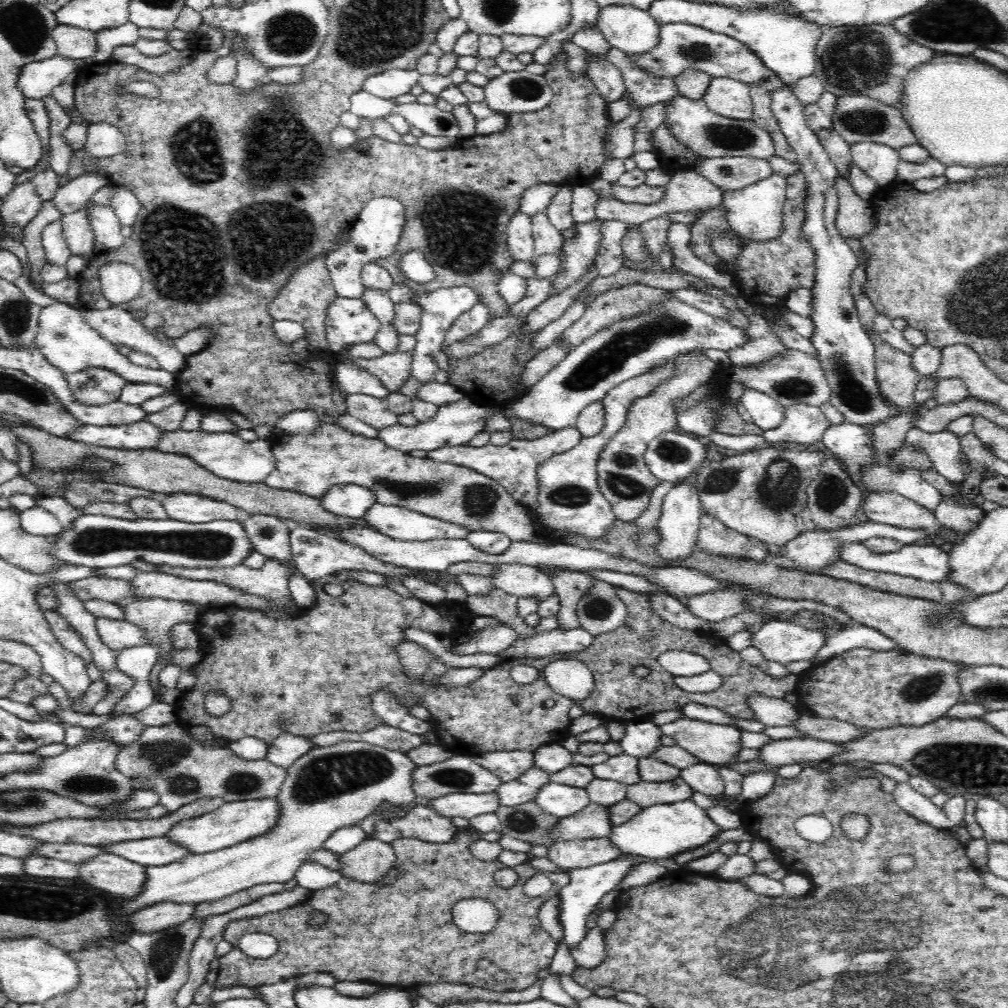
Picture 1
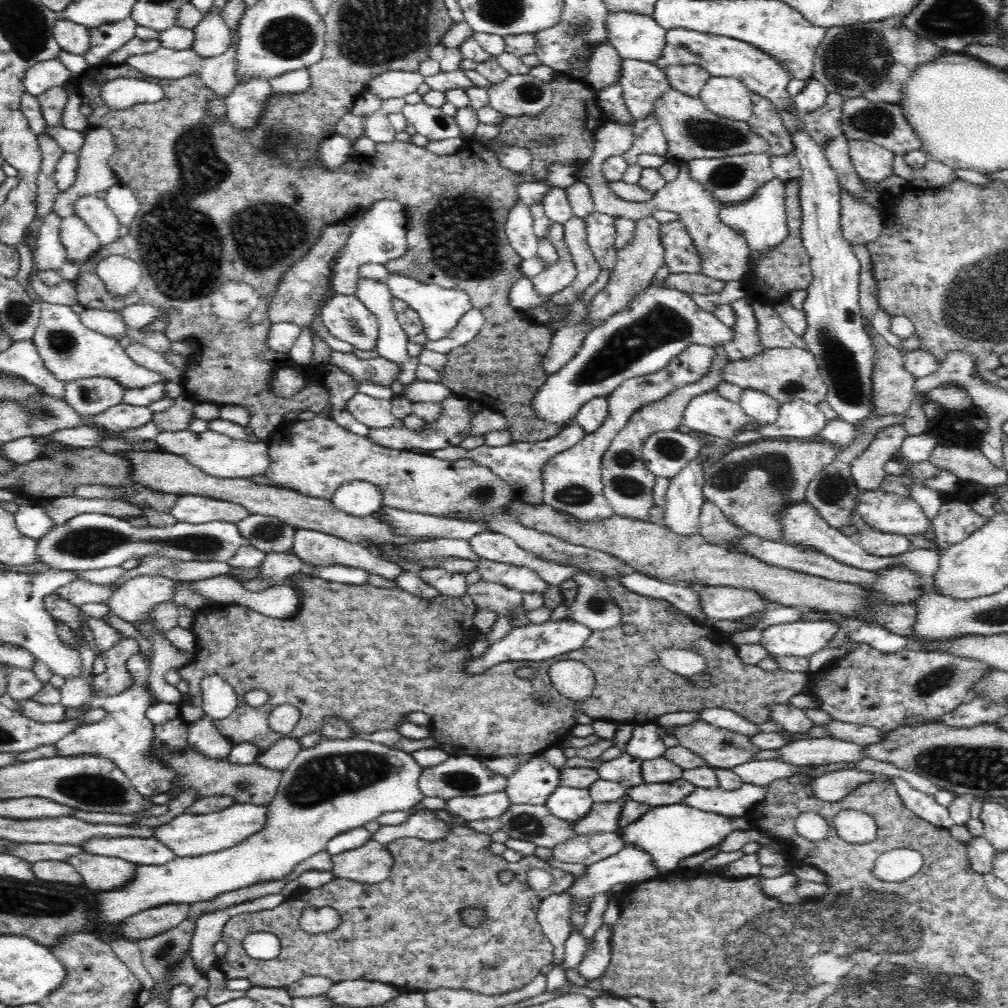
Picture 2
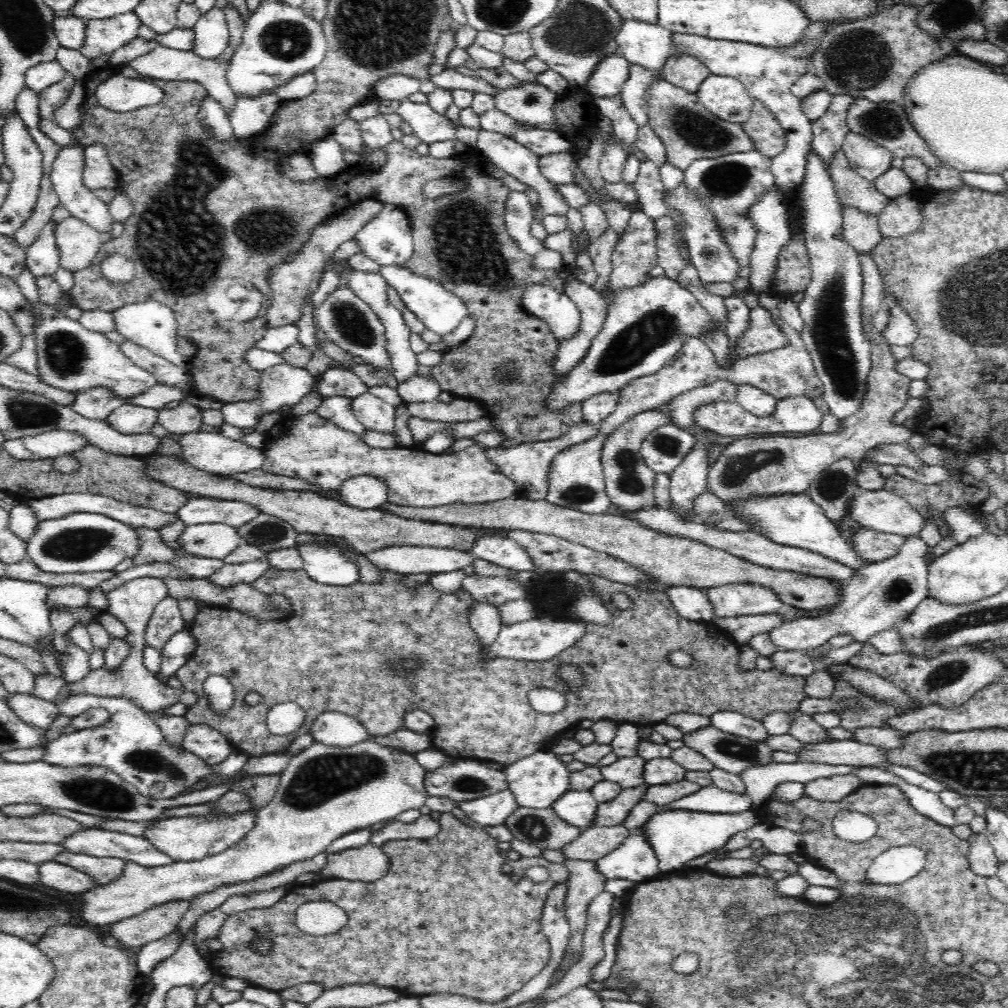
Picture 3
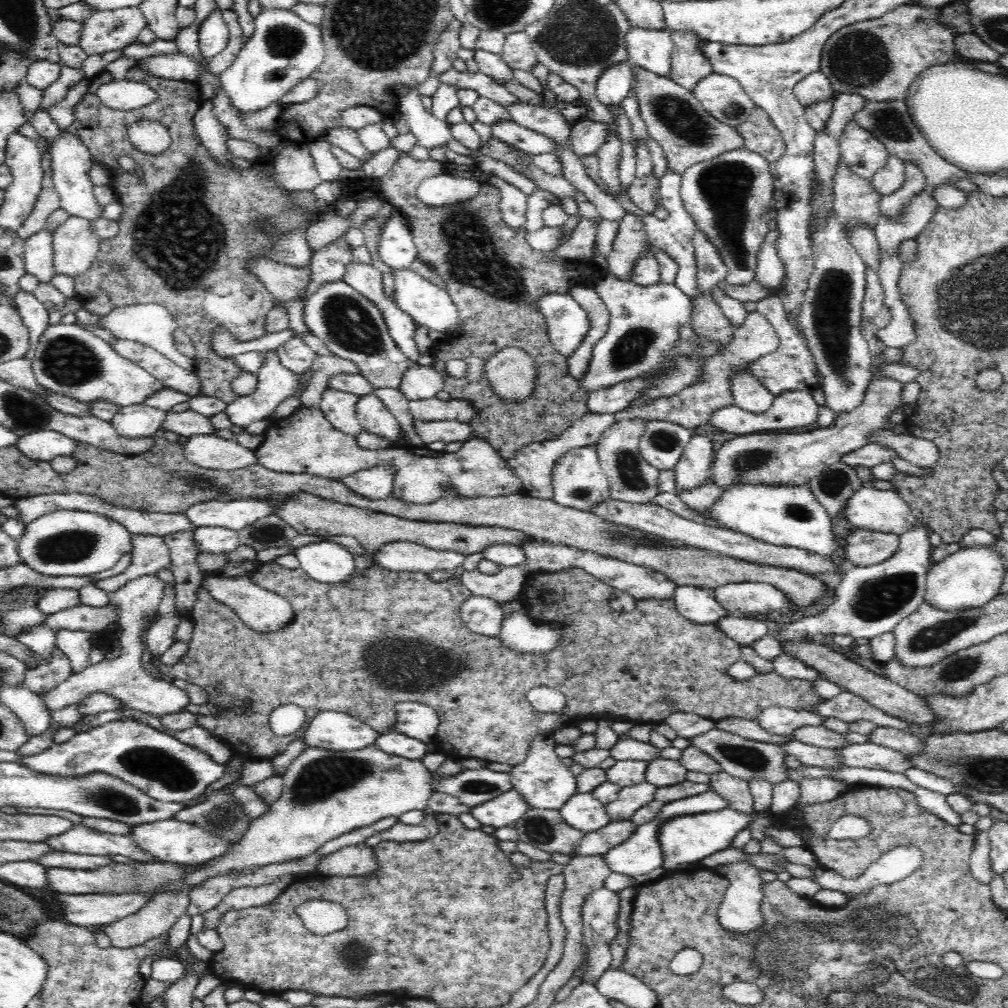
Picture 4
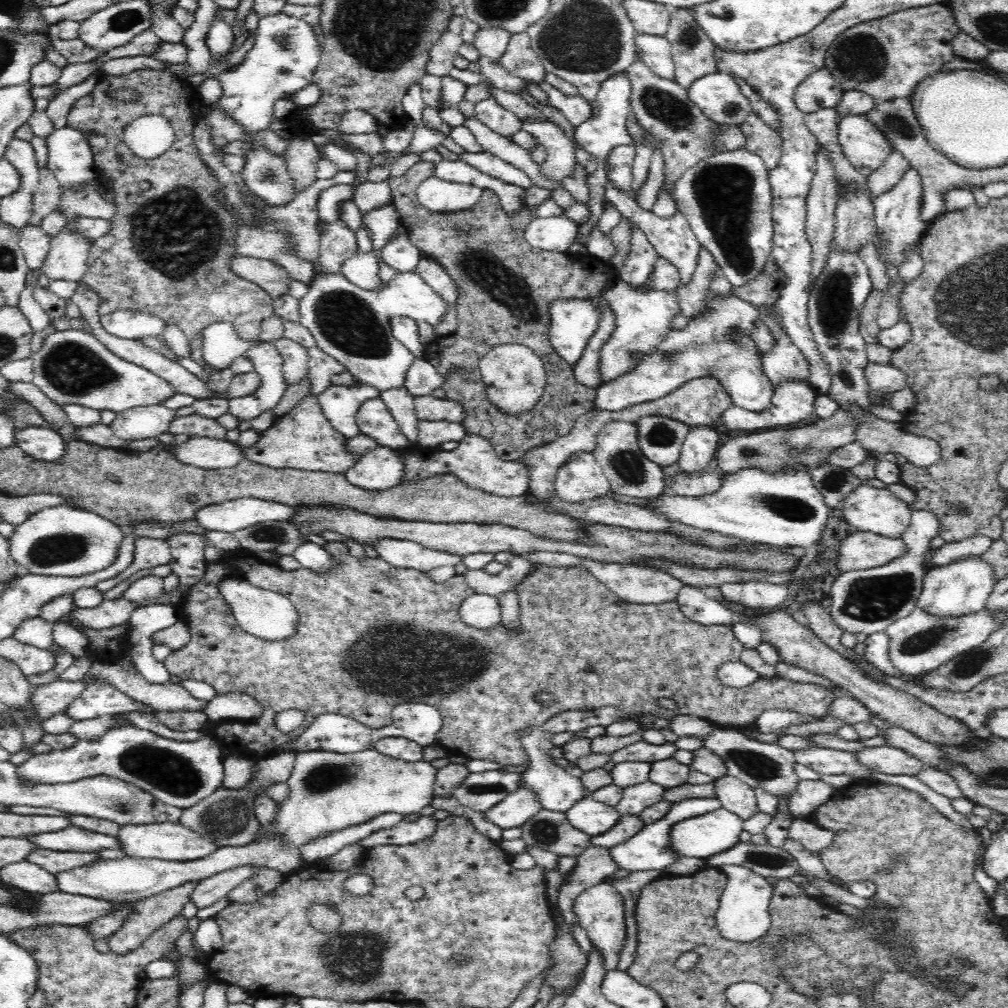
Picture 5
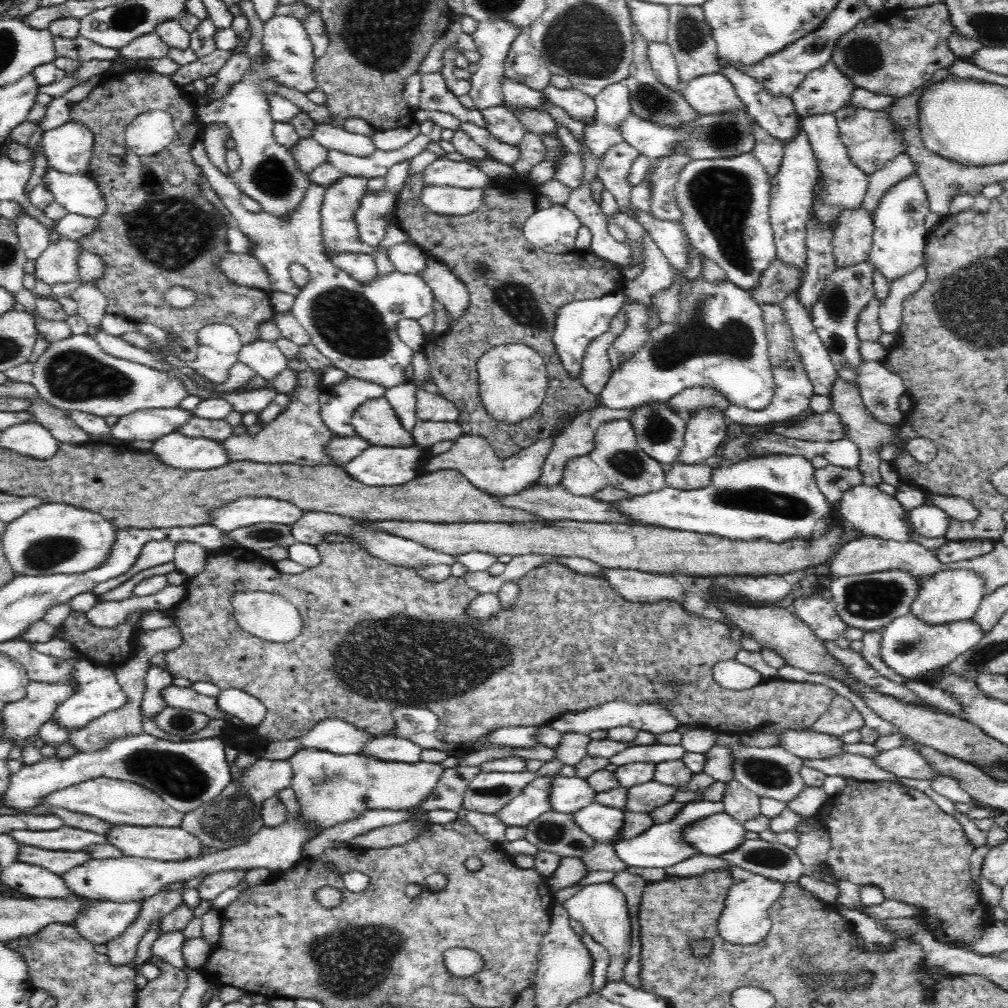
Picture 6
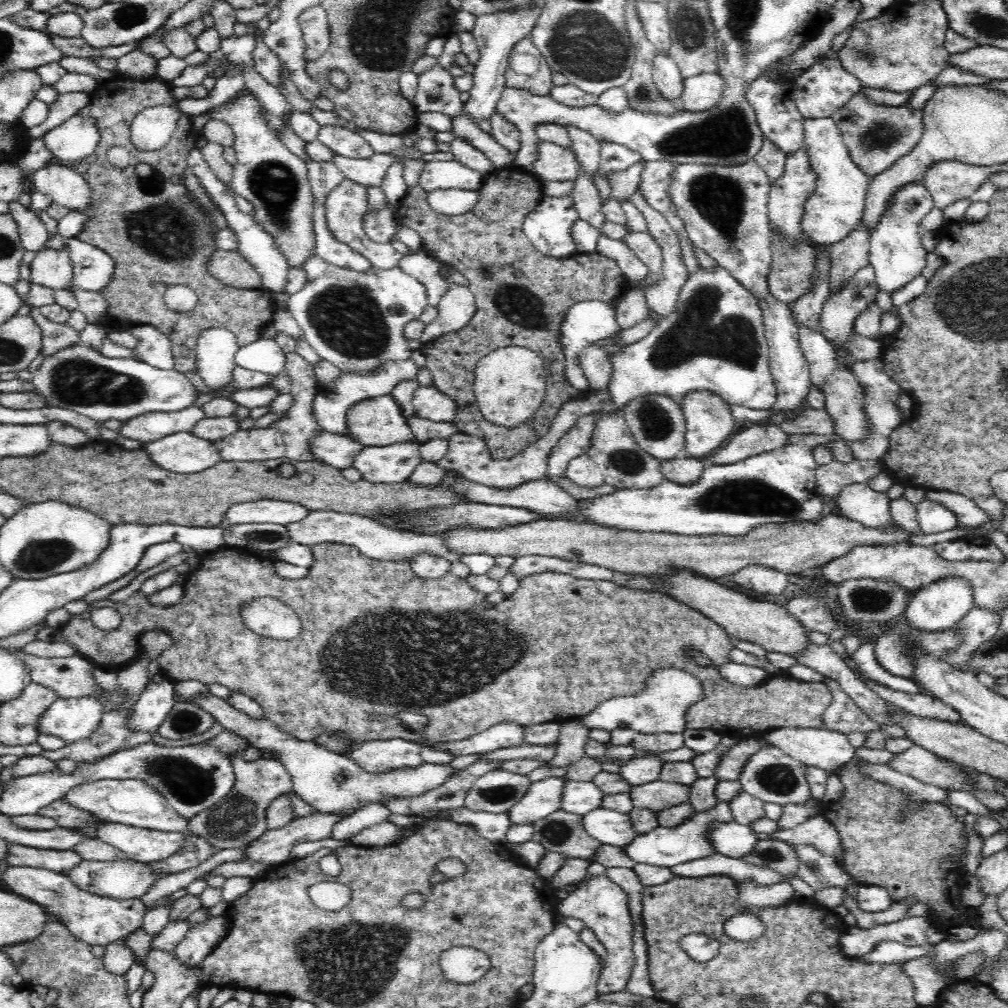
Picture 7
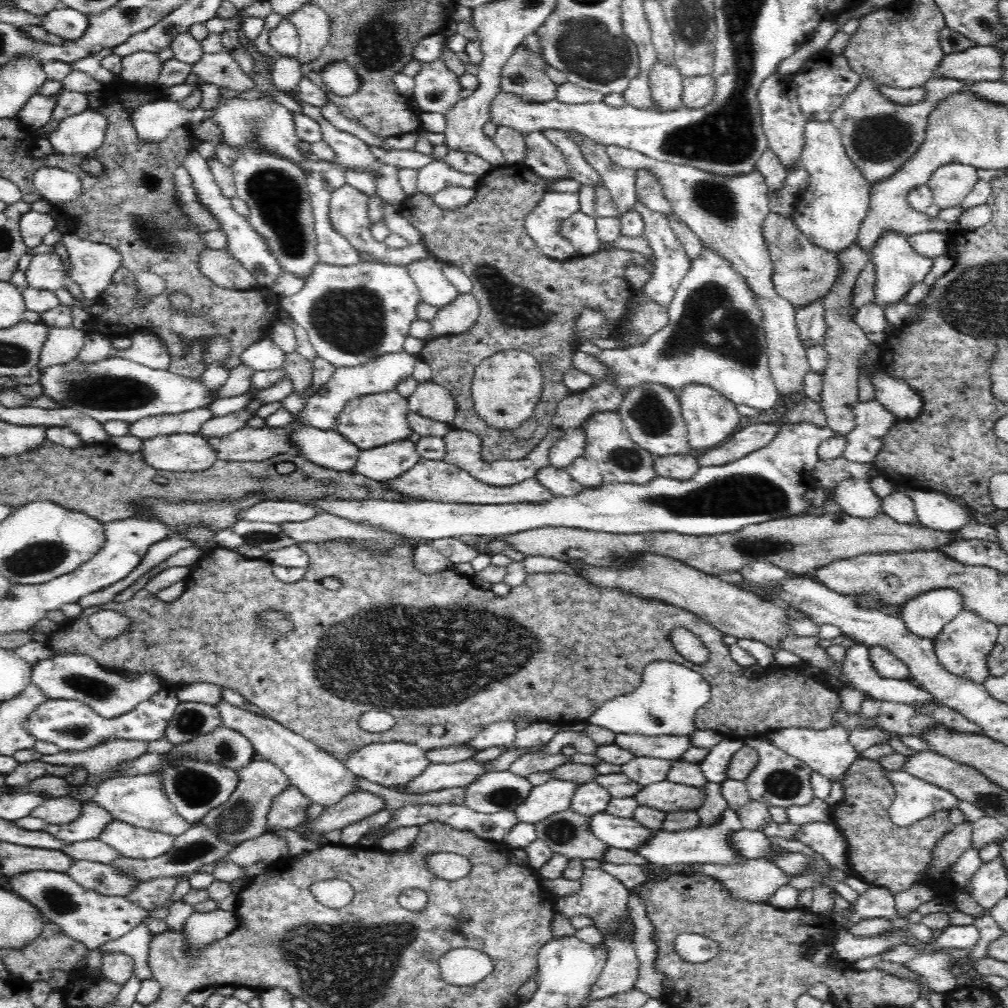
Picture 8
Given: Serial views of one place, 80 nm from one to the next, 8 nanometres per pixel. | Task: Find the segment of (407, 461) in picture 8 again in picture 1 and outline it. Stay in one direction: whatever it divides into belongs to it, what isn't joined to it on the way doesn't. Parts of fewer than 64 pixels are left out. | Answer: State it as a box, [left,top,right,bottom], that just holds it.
[319,484,377,519]

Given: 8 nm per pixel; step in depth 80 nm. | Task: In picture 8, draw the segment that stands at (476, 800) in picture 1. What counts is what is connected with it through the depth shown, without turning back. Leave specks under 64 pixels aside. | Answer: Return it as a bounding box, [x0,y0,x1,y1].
[515,777,578,824]

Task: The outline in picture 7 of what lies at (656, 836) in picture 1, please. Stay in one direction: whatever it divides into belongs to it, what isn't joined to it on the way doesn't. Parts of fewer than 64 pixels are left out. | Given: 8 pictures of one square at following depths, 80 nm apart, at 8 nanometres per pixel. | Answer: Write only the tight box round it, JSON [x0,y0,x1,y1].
[707,821,762,859]

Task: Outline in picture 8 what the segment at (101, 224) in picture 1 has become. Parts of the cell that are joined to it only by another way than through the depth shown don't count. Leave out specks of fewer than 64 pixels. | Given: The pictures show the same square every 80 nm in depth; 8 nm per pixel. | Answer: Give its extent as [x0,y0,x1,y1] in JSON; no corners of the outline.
[47,109,108,155]

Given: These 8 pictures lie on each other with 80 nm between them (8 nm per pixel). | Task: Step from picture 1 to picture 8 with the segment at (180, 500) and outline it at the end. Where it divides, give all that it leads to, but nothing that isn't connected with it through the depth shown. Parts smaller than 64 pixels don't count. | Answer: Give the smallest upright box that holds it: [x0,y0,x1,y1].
[239,499,317,524]

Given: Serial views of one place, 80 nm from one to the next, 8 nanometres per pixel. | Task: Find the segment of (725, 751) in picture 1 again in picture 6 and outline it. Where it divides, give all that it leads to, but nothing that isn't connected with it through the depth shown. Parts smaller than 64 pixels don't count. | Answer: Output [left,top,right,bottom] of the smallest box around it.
[716,732,807,803]

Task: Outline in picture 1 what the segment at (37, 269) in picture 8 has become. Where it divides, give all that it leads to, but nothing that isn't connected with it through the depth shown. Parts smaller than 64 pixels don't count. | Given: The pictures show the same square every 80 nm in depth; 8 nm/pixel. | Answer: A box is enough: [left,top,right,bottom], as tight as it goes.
[61,208,95,260]

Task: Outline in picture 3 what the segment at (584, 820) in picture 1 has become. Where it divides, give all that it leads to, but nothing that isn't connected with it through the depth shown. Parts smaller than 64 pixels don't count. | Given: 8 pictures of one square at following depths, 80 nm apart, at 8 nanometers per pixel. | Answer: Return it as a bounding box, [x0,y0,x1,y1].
[593,784,648,827]

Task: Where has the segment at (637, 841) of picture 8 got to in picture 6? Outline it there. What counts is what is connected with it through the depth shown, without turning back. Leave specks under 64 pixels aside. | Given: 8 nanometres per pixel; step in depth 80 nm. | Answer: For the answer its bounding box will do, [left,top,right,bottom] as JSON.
[573,801,624,843]

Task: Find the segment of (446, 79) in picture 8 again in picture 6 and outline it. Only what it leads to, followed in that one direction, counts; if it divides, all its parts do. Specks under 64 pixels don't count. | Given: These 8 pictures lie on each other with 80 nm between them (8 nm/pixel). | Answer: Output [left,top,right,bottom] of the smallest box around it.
[420,72,486,128]

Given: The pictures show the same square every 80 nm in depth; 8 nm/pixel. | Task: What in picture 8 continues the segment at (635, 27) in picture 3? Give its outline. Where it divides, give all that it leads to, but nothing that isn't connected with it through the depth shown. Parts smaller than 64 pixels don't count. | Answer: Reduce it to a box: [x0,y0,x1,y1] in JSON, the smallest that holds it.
[648,60,683,112]

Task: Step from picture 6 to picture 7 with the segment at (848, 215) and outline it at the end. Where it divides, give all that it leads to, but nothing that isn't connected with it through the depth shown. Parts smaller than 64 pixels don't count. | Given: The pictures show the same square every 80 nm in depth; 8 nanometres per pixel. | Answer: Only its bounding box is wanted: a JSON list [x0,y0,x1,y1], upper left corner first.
[830,220,870,292]

